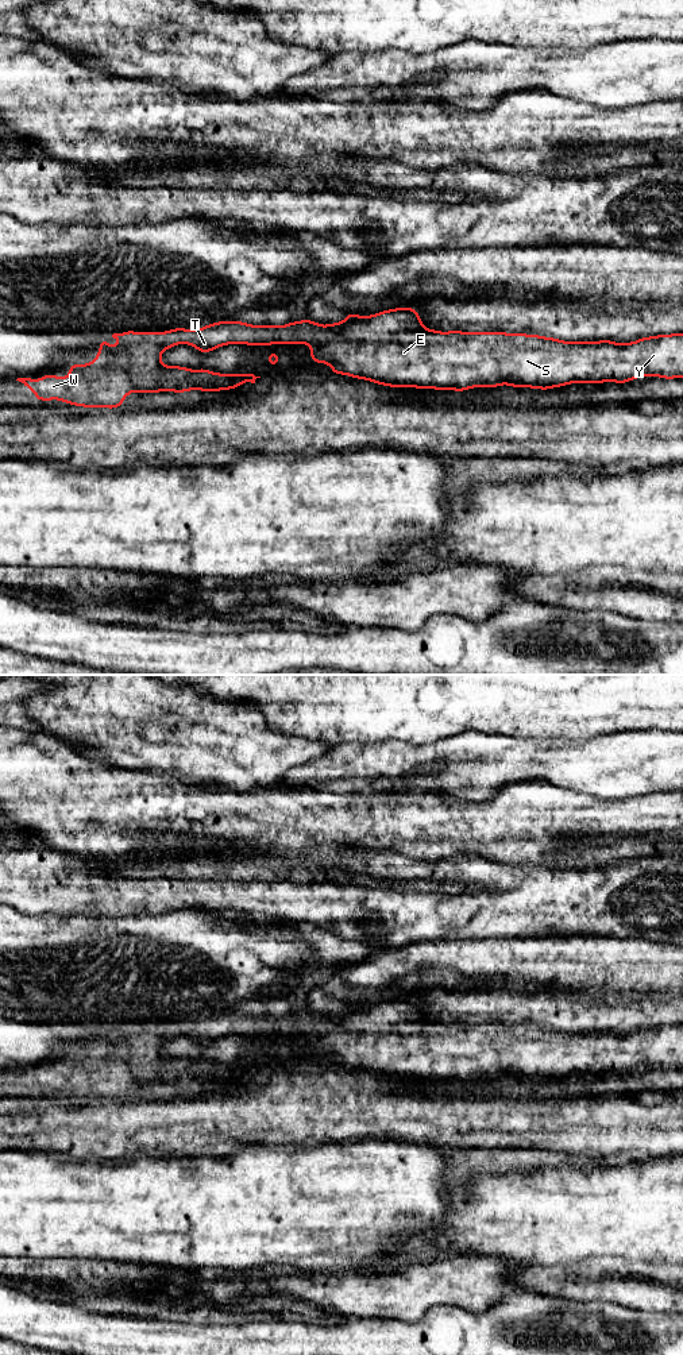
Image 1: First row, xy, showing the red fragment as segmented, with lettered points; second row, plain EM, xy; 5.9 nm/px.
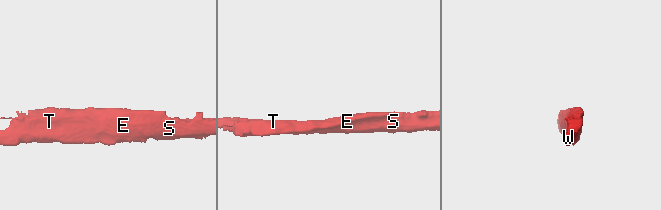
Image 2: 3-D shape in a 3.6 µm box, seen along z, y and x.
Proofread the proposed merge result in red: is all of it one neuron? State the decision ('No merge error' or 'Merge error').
No merge error

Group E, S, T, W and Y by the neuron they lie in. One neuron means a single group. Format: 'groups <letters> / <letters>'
groups E S T W Y

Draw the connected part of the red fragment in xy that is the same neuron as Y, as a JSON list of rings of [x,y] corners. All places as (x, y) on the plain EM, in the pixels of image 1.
[[[395,999],[395,1000],[389,1000],[383,1001],[371,1007],[358,1007],[355,1004],[348,1003],[347,1008],[340,1012],[340,1014],[332,1014],[328,1016],[320,1016],[319,1014],[310,1012],[309,1010],[305,1010],[302,1012],[293,1012],[286,1016],[251,1016],[246,1015],[243,1012],[217,1012],[209,1016],[205,1016],[200,1020],[185,1020],[185,1019],[174,1019],[166,1023],[143,1023],[138,1024],[135,1022],[126,1022],[123,1024],[113,1024],[113,1030],[120,1031],[121,1034],[117,1036],[108,1036],[107,1035],[107,1028],[101,1030],[99,1034],[100,1042],[97,1047],[88,1055],[72,1055],[69,1057],[69,1068],[55,1068],[53,1065],[46,1065],[40,1070],[32,1070],[32,1069],[18,1069],[16,1072],[22,1073],[24,1078],[30,1078],[34,1082],[34,1086],[36,1088],[38,1092],[51,1092],[51,1090],[59,1090],[65,1095],[70,1095],[74,1097],[84,1097],[84,1099],[108,1099],[108,1100],[115,1100],[120,1099],[124,1089],[131,1085],[132,1082],[139,1082],[139,1084],[159,1084],[159,1082],[174,1082],[174,1084],[185,1084],[189,1081],[201,1081],[201,1082],[220,1082],[220,1081],[231,1081],[232,1078],[238,1080],[243,1073],[251,1073],[255,1074],[256,1069],[254,1065],[220,1065],[220,1063],[212,1063],[207,1059],[200,1059],[200,1061],[190,1061],[188,1058],[181,1058],[181,1057],[174,1057],[169,1058],[165,1057],[161,1053],[161,1043],[165,1041],[169,1041],[177,1035],[190,1035],[200,1043],[211,1043],[216,1041],[217,1038],[227,1036],[227,1035],[247,1035],[247,1036],[273,1036],[275,1034],[279,1035],[288,1035],[288,1036],[294,1036],[297,1034],[304,1034],[310,1038],[310,1050],[315,1054],[327,1054],[328,1057],[332,1058],[333,1066],[343,1065],[343,1066],[350,1066],[356,1070],[366,1070],[371,1072],[377,1076],[383,1076],[389,1078],[416,1078],[416,1080],[435,1080],[435,1081],[456,1081],[458,1084],[462,1084],[463,1081],[474,1080],[476,1077],[485,1077],[486,1080],[494,1080],[501,1076],[509,1076],[512,1078],[530,1078],[530,1080],[541,1080],[541,1081],[549,1081],[552,1078],[562,1078],[567,1077],[570,1074],[605,1074],[607,1072],[613,1072],[614,1074],[628,1074],[632,1070],[637,1070],[641,1068],[661,1068],[663,1070],[674,1070],[674,1069],[683,1069],[683,1024],[671,1024],[671,1026],[657,1026],[657,1027],[648,1027],[638,1030],[632,1034],[614,1034],[611,1031],[599,1031],[599,1032],[563,1032],[555,1028],[545,1028],[545,1027],[539,1027],[539,1026],[526,1026],[526,1024],[506,1024],[506,1023],[462,1023],[462,1022],[448,1022],[448,1023],[440,1023],[436,1020],[428,1020],[422,1016],[422,1012],[414,999]]]

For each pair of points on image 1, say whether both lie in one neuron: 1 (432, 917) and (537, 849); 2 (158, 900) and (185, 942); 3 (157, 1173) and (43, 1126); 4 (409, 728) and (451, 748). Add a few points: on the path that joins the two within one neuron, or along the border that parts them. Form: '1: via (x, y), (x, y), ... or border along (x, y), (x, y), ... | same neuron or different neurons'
1: border along (483, 857), (492, 861), (545, 865) | different neurons
2: border along (197, 907), (135, 915) | different neurons
3: border along (157, 1157), (137, 1157), (123, 1161), (93, 1159) | different neurons
4: border along (466, 730), (432, 742), (405, 742) | different neurons

